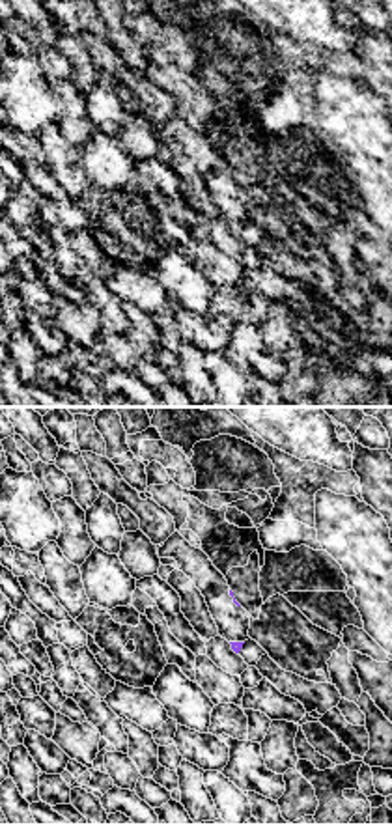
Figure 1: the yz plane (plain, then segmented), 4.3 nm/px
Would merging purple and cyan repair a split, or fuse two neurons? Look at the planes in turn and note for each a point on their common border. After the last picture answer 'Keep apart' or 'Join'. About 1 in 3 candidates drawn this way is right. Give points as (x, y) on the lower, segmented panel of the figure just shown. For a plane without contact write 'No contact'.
No contact

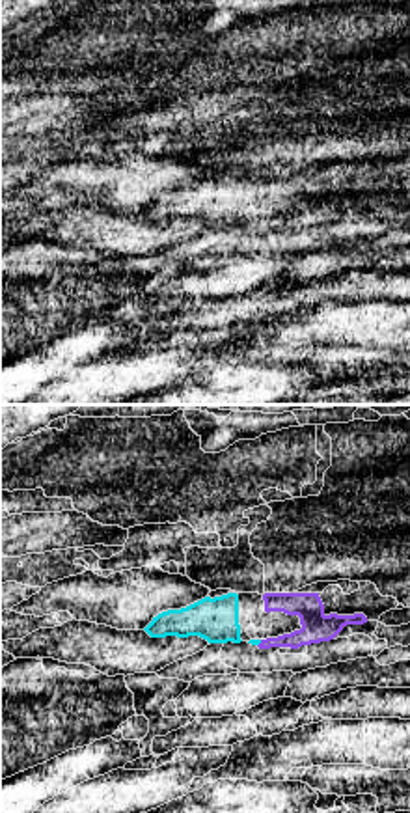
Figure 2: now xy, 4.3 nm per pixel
Touches purple at (259, 644)

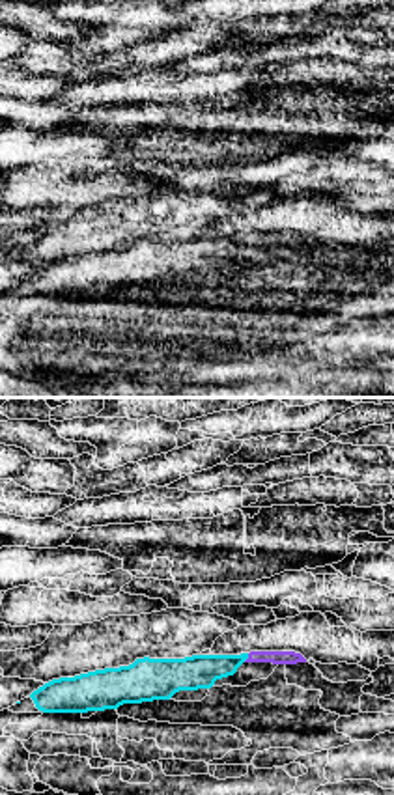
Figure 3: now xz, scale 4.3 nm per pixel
Touches purple at (249, 657)

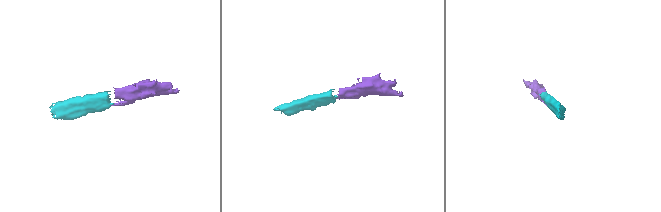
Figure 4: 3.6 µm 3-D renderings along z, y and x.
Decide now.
Join

